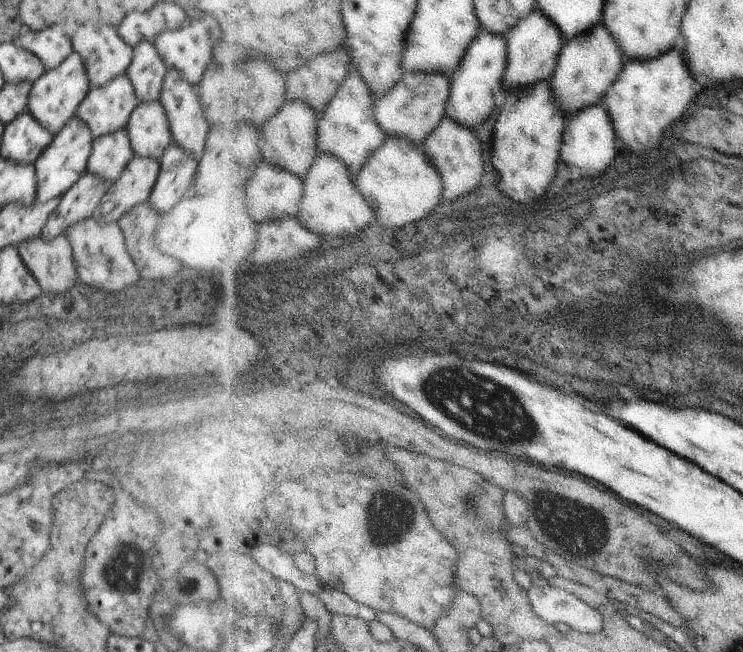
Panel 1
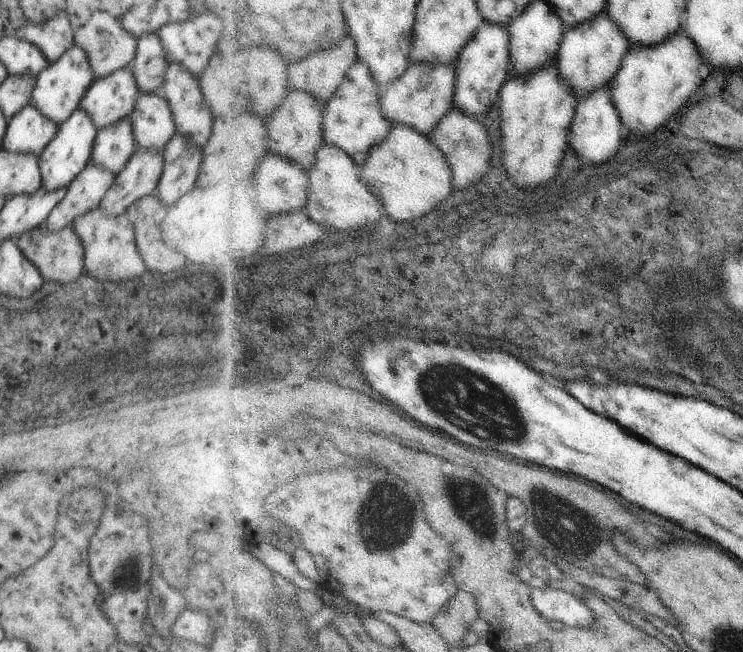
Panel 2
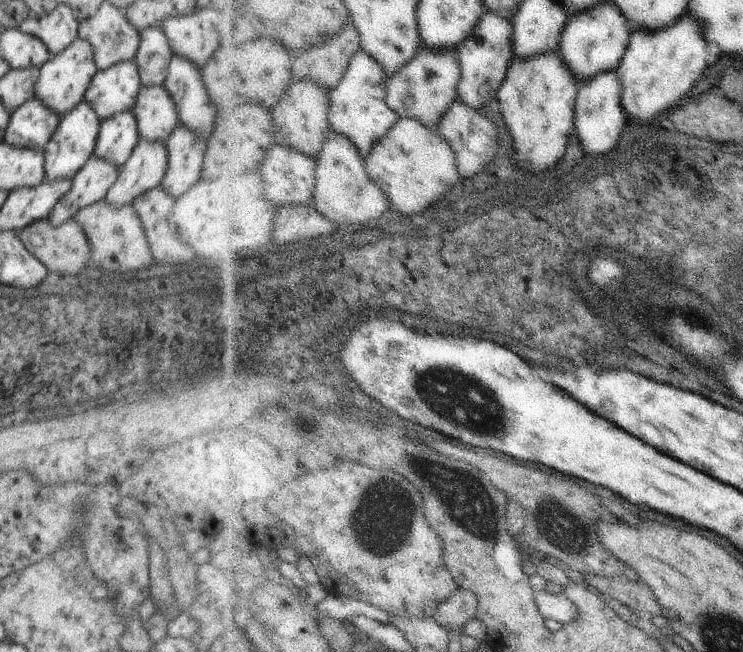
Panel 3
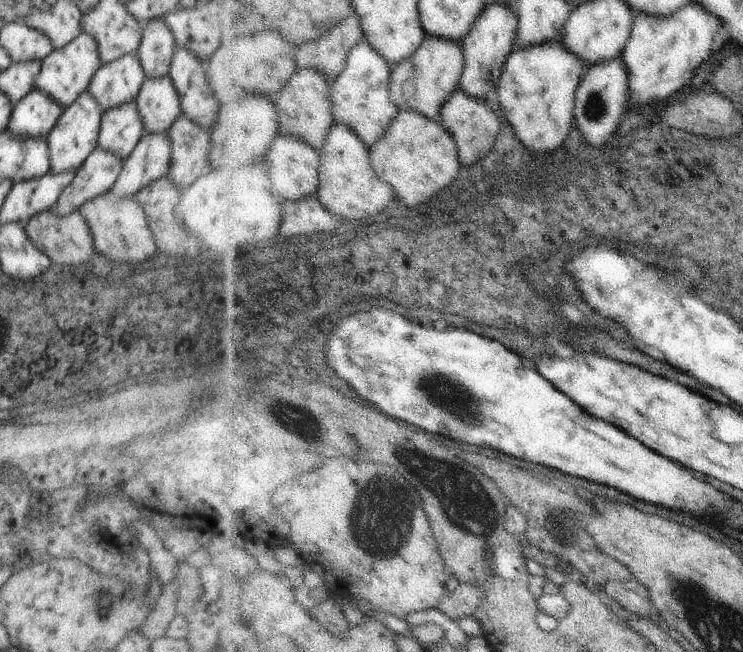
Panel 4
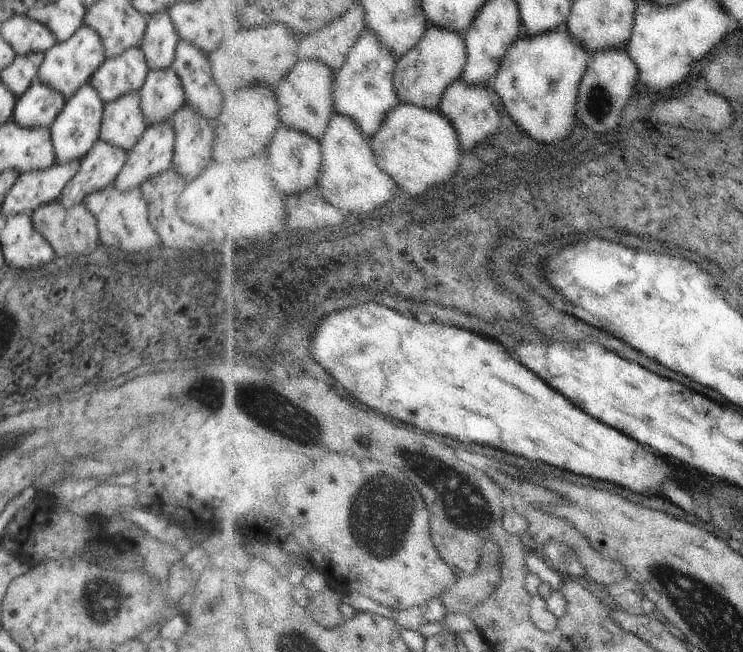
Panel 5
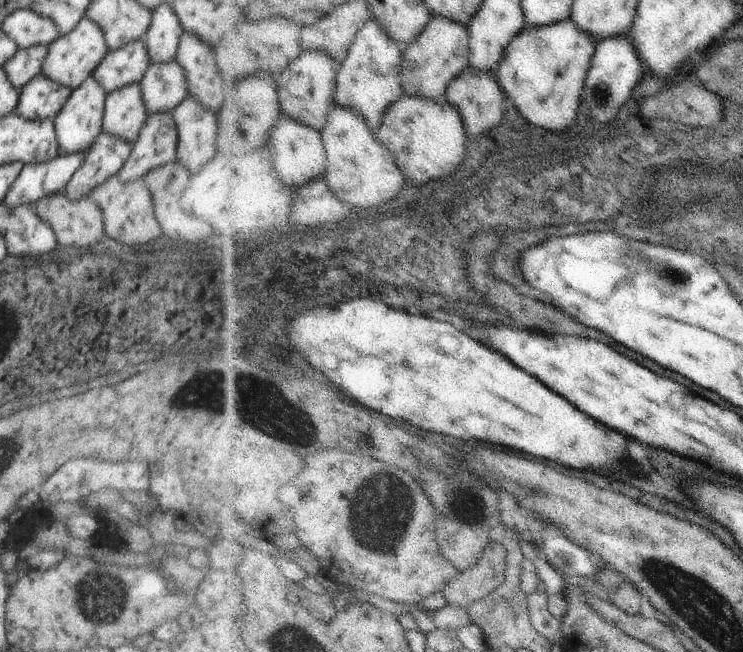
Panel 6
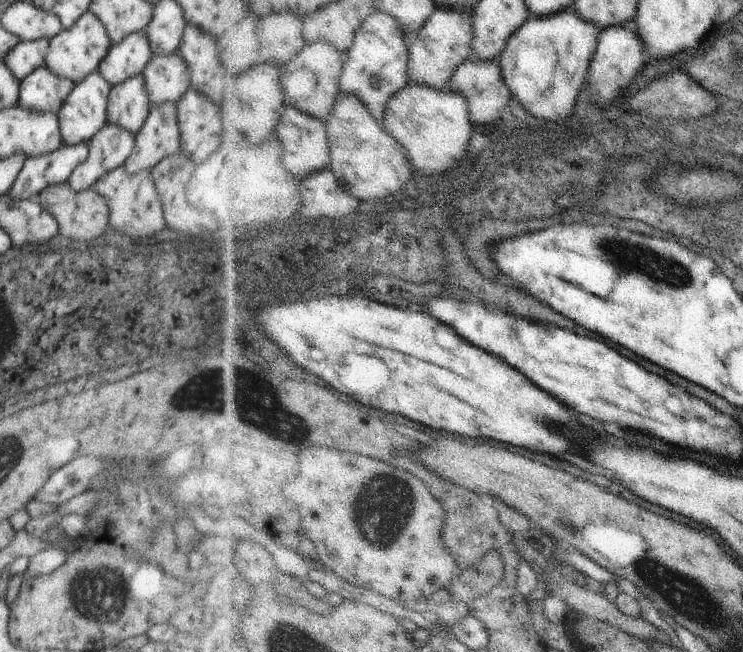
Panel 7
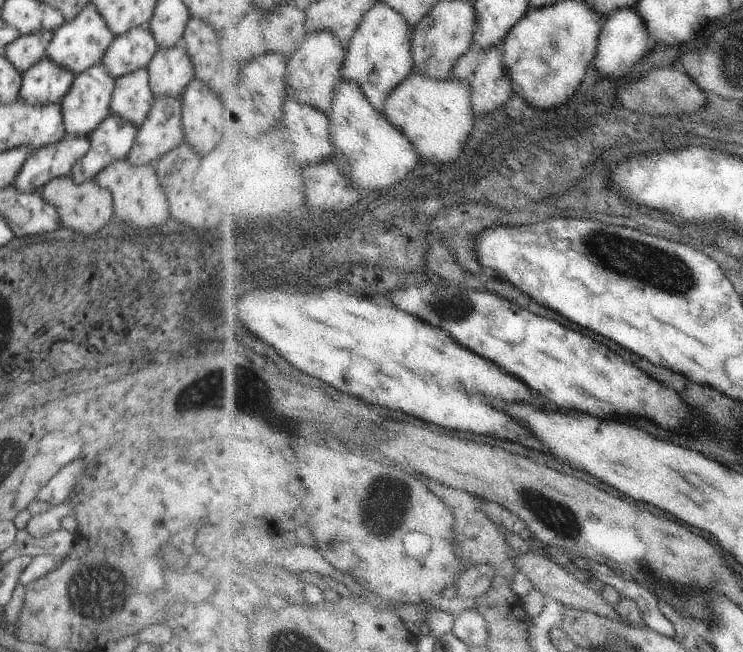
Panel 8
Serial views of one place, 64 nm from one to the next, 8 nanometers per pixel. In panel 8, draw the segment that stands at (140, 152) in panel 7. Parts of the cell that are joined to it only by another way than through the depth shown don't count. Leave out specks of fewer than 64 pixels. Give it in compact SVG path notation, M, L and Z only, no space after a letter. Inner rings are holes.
M158 97L146 120L137 128L134 144L127 156L132 167L156 162L184 142L181 123L181 100Z

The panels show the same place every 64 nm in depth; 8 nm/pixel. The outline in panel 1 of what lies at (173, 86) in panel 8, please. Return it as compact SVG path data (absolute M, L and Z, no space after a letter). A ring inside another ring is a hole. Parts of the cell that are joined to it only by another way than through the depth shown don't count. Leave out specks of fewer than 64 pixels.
M159 100L142 104L139 102L124 130L136 157L159 162L166 148L173 142L169 122Z

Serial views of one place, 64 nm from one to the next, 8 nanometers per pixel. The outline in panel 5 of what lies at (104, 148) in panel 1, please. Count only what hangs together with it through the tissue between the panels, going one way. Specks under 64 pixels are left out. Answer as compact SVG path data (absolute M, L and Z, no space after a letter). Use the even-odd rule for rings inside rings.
M139 92L124 94L105 105L99 140L129 152L146 131L147 126L140 108Z

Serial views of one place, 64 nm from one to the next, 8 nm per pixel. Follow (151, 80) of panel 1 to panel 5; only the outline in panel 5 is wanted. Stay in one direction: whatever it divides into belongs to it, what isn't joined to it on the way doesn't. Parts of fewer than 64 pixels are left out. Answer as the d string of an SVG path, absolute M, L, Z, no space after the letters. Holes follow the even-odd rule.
M168 10L156 12L147 19L146 31L139 48L144 52L149 70L164 70L174 62L180 36Z

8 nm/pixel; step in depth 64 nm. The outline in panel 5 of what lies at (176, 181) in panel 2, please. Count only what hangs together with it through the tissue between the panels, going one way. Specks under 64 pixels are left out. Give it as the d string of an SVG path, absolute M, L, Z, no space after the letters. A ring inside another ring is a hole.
M184 104L172 119L174 128L174 156L172 167L191 183L213 160L214 128L217 125L196 114Z

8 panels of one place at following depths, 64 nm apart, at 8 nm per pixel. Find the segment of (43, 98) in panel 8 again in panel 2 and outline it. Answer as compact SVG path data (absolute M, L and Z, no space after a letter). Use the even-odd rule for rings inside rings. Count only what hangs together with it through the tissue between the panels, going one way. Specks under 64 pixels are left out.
M32 104L17 112L8 122L1 148L18 155L39 158L56 136L57 124L45 118Z

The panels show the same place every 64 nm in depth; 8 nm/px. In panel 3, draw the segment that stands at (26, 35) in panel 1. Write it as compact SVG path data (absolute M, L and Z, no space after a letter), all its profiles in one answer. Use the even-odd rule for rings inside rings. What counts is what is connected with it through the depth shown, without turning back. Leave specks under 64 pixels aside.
M58 5L49 15L37 17L30 13L19 29L30 36L38 37L51 56L60 54L77 38L80 22L75 19L68 5Z

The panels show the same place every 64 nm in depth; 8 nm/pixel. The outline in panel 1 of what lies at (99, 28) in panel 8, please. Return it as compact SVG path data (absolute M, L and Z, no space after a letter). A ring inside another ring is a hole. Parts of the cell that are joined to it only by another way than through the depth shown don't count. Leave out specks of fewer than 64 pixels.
M73 50L70 56L55 69L44 72L37 81L33 82L26 112L35 117L41 125L44 125L44 128L47 128L56 136L68 124L68 121L75 116L76 109L86 98L90 88L81 56Z

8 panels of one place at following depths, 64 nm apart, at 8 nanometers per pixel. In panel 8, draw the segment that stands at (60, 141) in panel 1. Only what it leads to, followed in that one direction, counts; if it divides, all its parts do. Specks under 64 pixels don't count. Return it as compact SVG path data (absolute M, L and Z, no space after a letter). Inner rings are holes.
M102 63L91 66L87 71L74 77L68 94L60 102L66 135L88 137L96 130L96 127L109 116L114 85L115 80Z

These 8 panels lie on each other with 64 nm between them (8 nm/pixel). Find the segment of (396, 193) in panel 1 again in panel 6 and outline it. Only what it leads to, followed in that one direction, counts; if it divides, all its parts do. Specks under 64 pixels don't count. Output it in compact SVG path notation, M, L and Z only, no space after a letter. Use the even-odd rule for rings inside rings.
M405 96L388 110L384 124L378 132L378 140L386 144L398 158L400 170L406 174L409 184L426 186L436 178L446 178L464 164L464 156L470 146L466 122L460 106L445 99Z

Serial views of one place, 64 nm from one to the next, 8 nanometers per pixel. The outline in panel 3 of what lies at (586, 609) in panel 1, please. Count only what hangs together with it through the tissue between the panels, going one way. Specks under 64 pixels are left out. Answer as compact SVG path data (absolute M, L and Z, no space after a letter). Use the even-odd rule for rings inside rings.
M537 592L537 603L546 619L571 623L581 616L581 608L563 592Z

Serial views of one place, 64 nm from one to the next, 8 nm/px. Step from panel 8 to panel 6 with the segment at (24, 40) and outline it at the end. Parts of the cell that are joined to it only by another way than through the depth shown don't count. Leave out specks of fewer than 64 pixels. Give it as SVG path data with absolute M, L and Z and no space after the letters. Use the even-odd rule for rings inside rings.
M44 44L18 48L16 54L3 65L3 70L12 80L12 86L20 91L24 84L28 84L36 74L41 74L44 60L47 56L47 47Z

